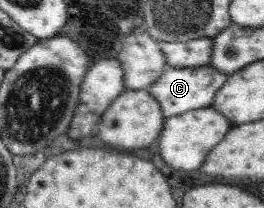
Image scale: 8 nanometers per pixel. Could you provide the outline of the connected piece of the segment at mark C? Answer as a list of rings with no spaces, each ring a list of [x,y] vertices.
[[[168,66],[162,76],[154,81],[147,91],[160,104],[164,117],[171,117],[186,111],[210,107],[212,101],[214,101],[214,95],[226,83],[226,79],[224,73],[217,72],[210,66],[193,68],[173,68]]]

